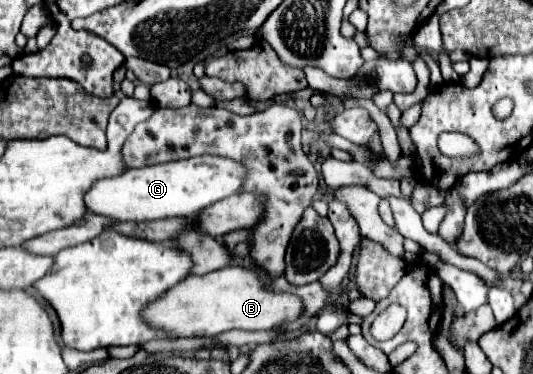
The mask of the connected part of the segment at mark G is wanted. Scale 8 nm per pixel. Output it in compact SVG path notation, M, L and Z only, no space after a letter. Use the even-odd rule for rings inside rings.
M197 156L143 168L125 168L119 176L97 180L85 194L85 206L89 212L119 222L145 222L169 216L185 218L213 202L237 194L243 178L245 168L221 156Z

